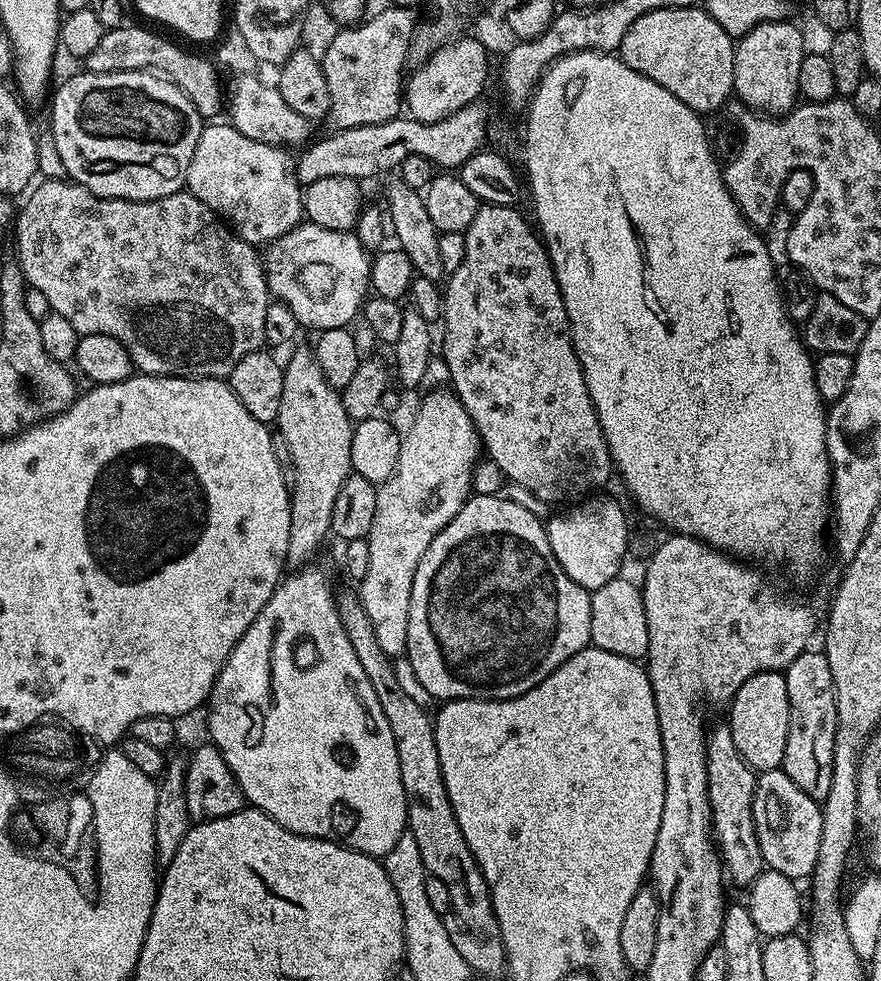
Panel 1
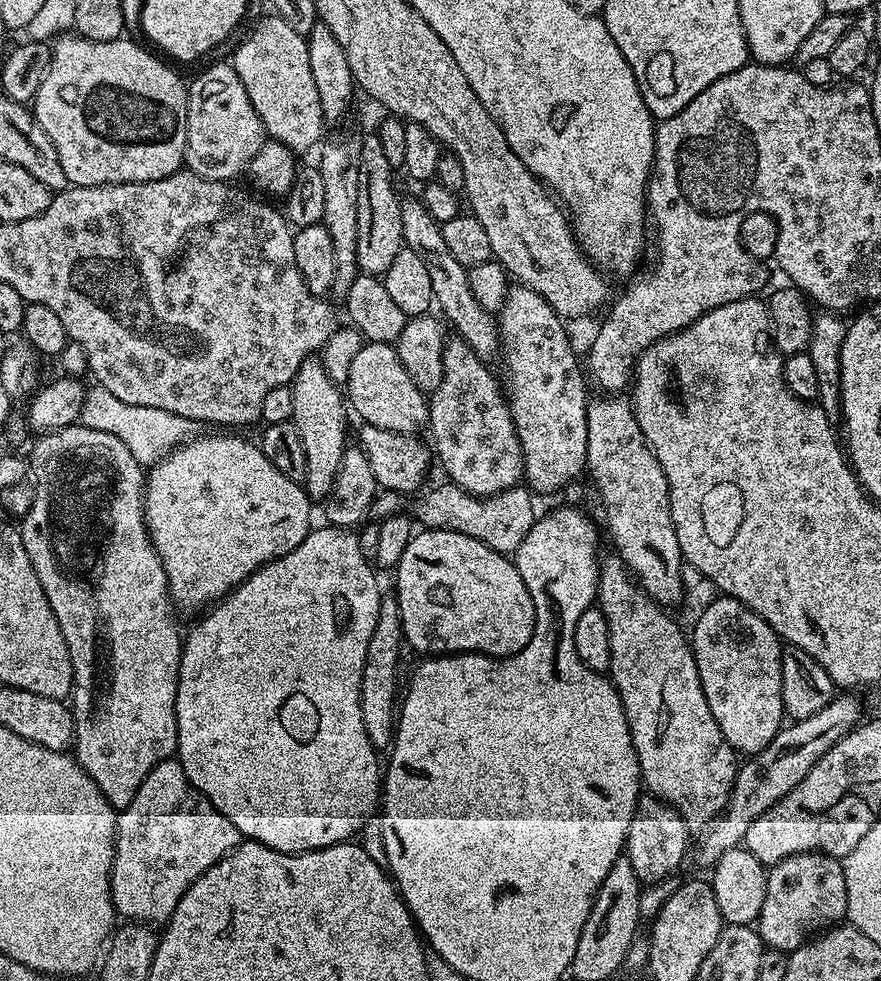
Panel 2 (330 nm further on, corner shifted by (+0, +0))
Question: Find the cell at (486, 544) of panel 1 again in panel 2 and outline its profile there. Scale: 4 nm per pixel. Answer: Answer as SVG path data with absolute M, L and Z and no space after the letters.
M432 529L420 530L413 535L410 546L406 546L402 558L396 563L394 569L396 575L396 605L400 607L400 617L404 627L404 638L407 647L413 648L420 654L455 654L457 652L481 652L484 656L513 656L522 651L530 642L534 634L536 619L534 618L534 602L532 592L526 590L526 582L522 582L522 574L518 574L515 563L507 555L496 552L490 546L484 545L478 538L468 537L466 534L454 530Z

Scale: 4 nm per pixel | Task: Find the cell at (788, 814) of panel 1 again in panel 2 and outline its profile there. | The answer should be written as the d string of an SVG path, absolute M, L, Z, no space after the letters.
M799 852L767 869L766 902L762 902L758 931L773 952L790 954L817 934L839 925L847 917L843 863L823 852Z

